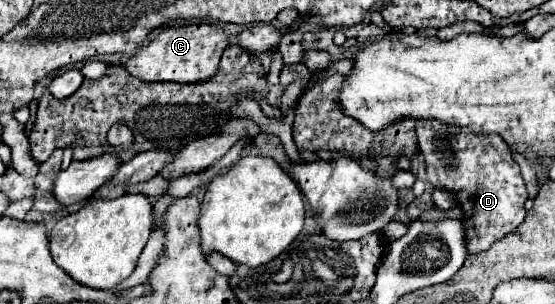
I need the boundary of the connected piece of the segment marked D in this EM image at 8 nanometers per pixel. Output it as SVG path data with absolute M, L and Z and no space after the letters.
M417 120L419 148L427 164L427 182L433 188L447 190L463 210L467 254L487 250L493 242L511 234L525 218L525 200L529 198L519 164L509 146L497 136L473 134L468 128L453 134L449 126L437 120Z

